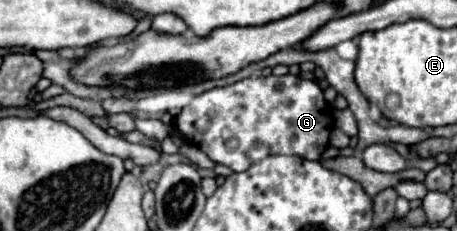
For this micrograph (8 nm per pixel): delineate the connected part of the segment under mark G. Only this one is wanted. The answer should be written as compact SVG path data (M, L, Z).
M286 74L244 78L232 86L208 90L182 108L174 126L188 144L198 146L216 164L244 172L270 154L320 160L320 154L328 148L334 120L332 108L316 82Z

